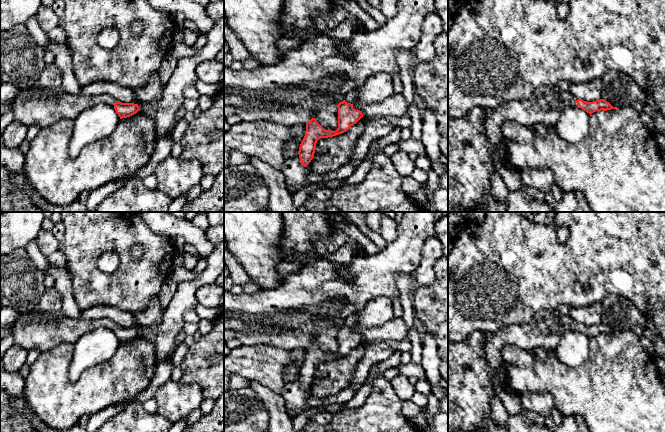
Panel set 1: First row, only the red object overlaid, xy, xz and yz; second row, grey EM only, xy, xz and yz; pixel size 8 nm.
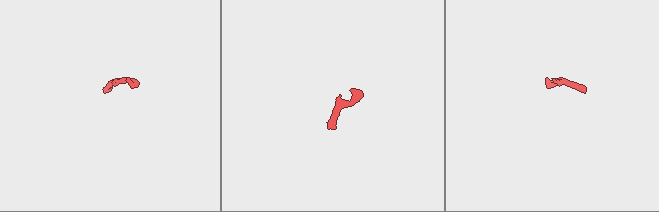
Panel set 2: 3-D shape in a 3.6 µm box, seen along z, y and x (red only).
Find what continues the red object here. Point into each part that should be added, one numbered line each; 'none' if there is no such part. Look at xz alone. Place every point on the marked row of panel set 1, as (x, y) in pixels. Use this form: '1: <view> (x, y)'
1: xz (315, 73)

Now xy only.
1: xy (39, 106)

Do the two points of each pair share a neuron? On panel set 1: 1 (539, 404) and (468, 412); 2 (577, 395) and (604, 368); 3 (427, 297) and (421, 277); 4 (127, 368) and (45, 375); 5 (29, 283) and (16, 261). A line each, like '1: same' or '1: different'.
1: different
2: same
3: different
4: same
5: same

